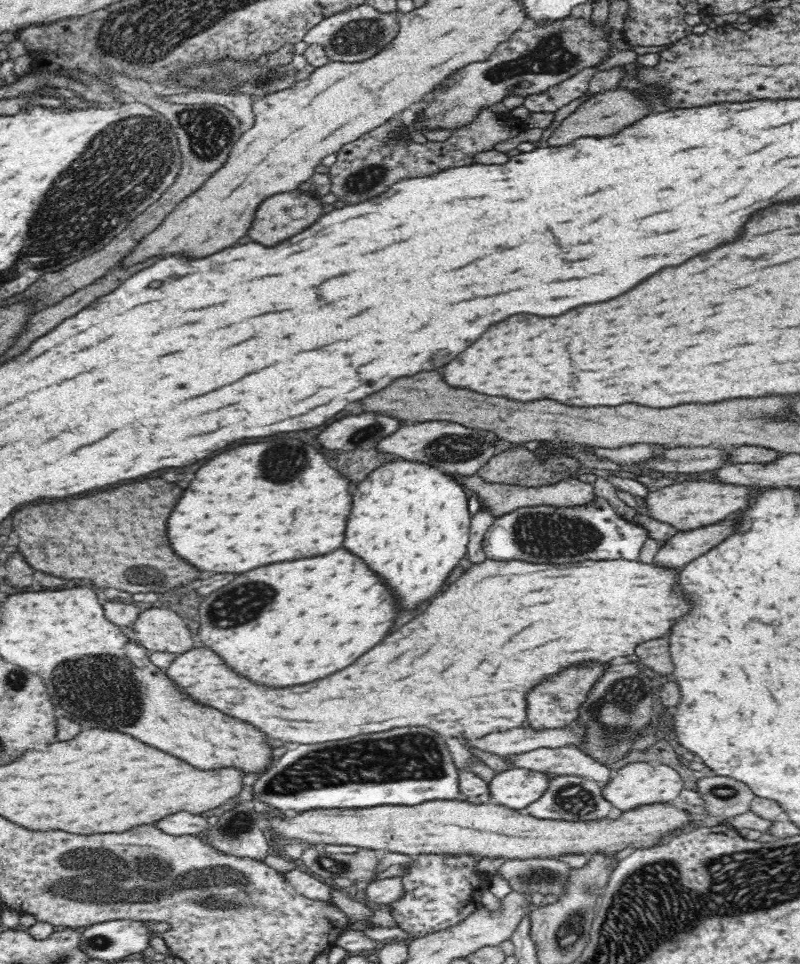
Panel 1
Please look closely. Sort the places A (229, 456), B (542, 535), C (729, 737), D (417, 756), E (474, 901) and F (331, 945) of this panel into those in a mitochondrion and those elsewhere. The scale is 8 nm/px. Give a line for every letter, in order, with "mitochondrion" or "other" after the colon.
A: other
B: mitochondrion
C: other
D: mitochondrion
E: other
F: other

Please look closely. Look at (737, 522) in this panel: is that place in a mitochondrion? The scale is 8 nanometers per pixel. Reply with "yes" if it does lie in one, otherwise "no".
no

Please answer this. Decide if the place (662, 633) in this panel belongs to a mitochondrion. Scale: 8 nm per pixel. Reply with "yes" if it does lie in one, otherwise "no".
no

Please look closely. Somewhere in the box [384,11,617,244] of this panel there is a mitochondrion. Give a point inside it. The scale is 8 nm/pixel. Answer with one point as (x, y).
(549, 56)

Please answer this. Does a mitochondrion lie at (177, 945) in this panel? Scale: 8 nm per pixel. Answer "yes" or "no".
no

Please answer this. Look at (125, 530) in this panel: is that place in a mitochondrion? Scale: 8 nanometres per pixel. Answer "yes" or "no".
no

